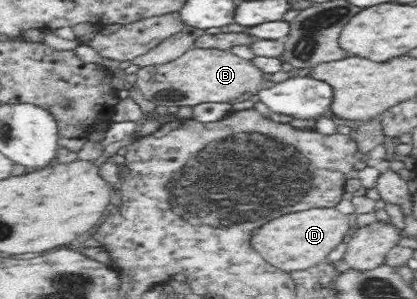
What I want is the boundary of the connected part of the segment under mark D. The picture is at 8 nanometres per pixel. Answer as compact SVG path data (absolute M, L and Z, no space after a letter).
M335 207L302 209L279 216L257 228L251 236L251 246L269 264L291 272L311 268L330 258L335 246L342 246L350 232L349 218Z

